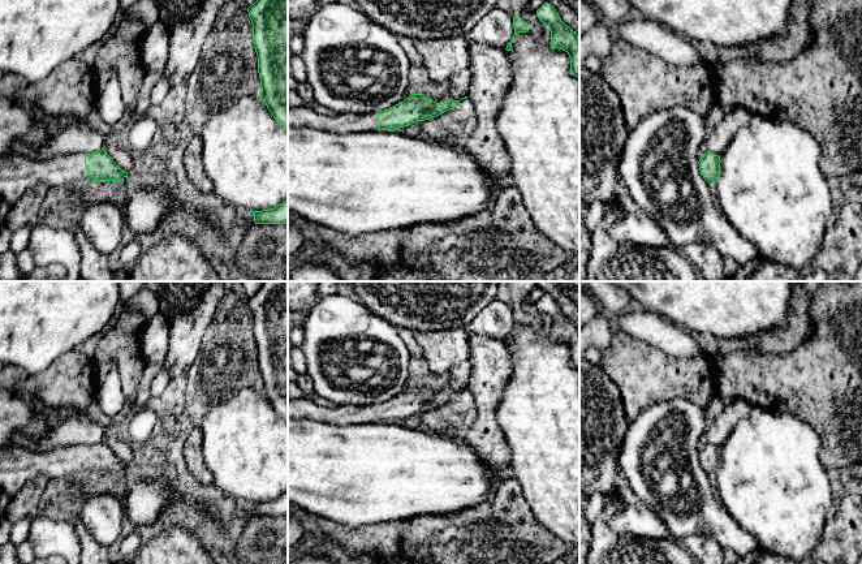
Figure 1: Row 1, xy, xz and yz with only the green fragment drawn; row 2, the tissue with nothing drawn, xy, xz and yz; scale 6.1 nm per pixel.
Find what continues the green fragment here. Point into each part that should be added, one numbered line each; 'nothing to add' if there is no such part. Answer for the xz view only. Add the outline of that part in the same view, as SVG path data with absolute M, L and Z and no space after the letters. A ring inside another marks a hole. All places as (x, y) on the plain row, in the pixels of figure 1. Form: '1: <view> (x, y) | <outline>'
1: xz (300, 408) | M309 396L288 399L288 418L311 419L337 426L380 422L376 405L320 406Z

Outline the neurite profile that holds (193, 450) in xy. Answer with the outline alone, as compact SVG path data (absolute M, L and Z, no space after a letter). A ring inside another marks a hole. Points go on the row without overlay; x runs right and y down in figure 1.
M199 427L191 429L184 445L184 458L193 478L206 486L214 485L211 470L203 460L203 432Z

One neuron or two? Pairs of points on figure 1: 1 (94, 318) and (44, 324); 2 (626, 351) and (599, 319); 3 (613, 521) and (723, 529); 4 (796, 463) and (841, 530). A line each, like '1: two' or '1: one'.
1: one
2: two
3: two
4: two

